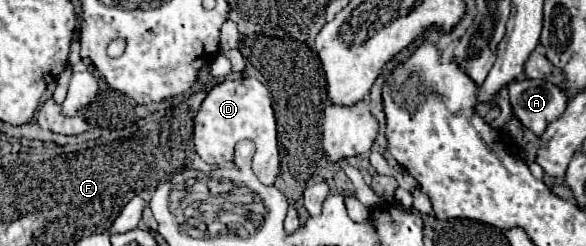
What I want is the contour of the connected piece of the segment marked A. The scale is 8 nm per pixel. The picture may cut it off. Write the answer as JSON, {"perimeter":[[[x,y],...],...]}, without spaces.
{"perimeter":[[[527,78],[509,86],[509,100],[519,122],[537,136],[567,108],[559,86]]]}

